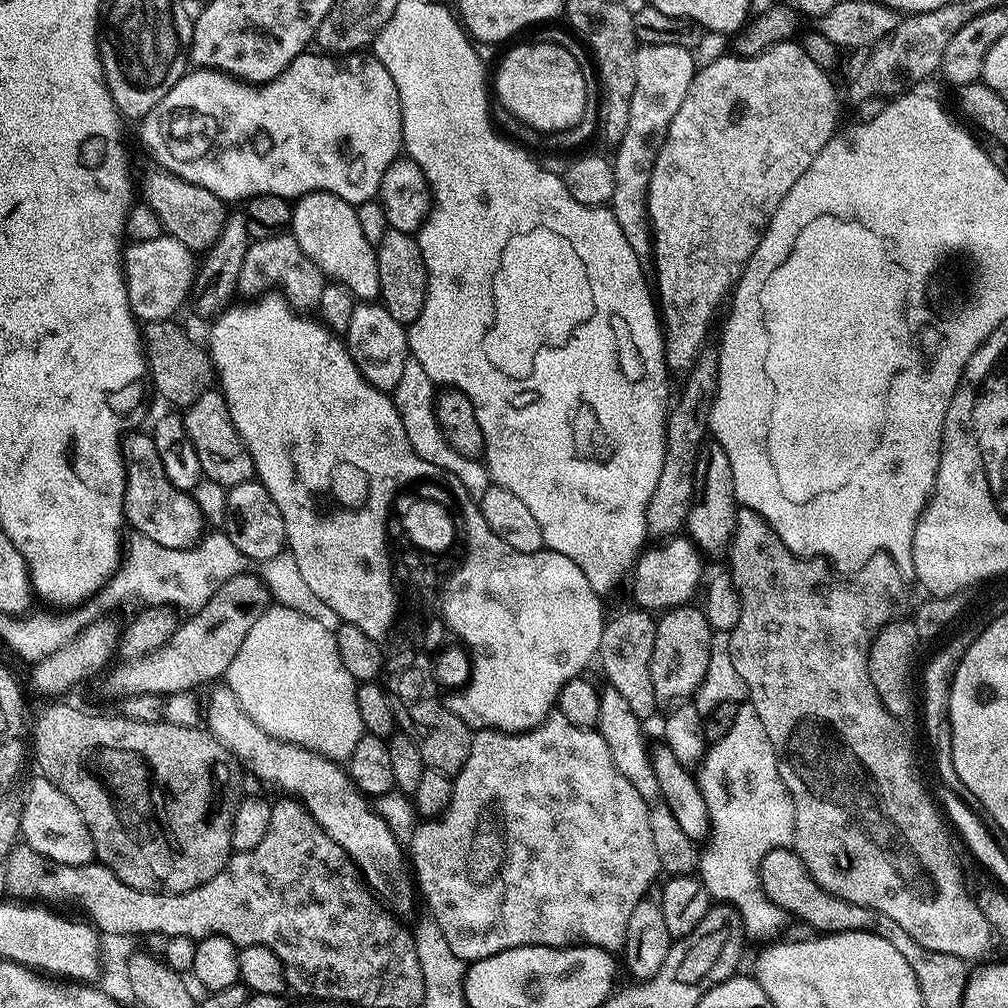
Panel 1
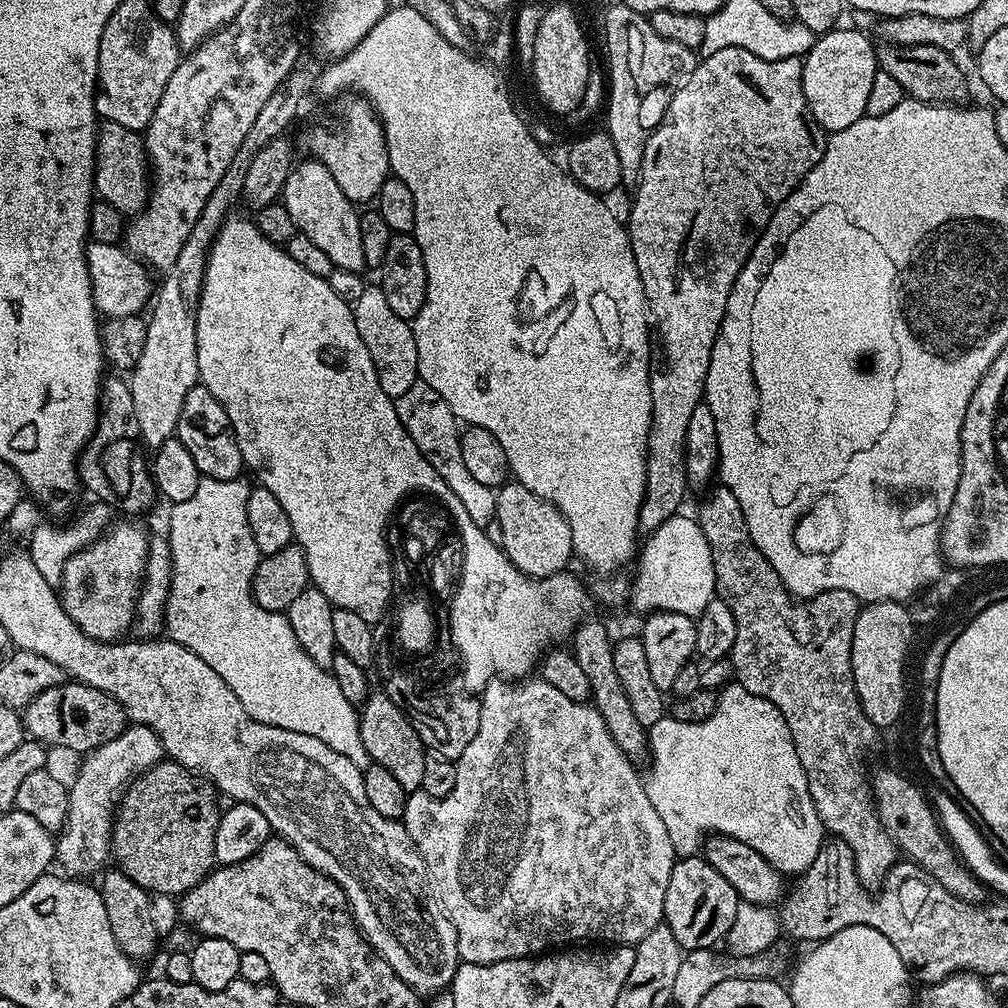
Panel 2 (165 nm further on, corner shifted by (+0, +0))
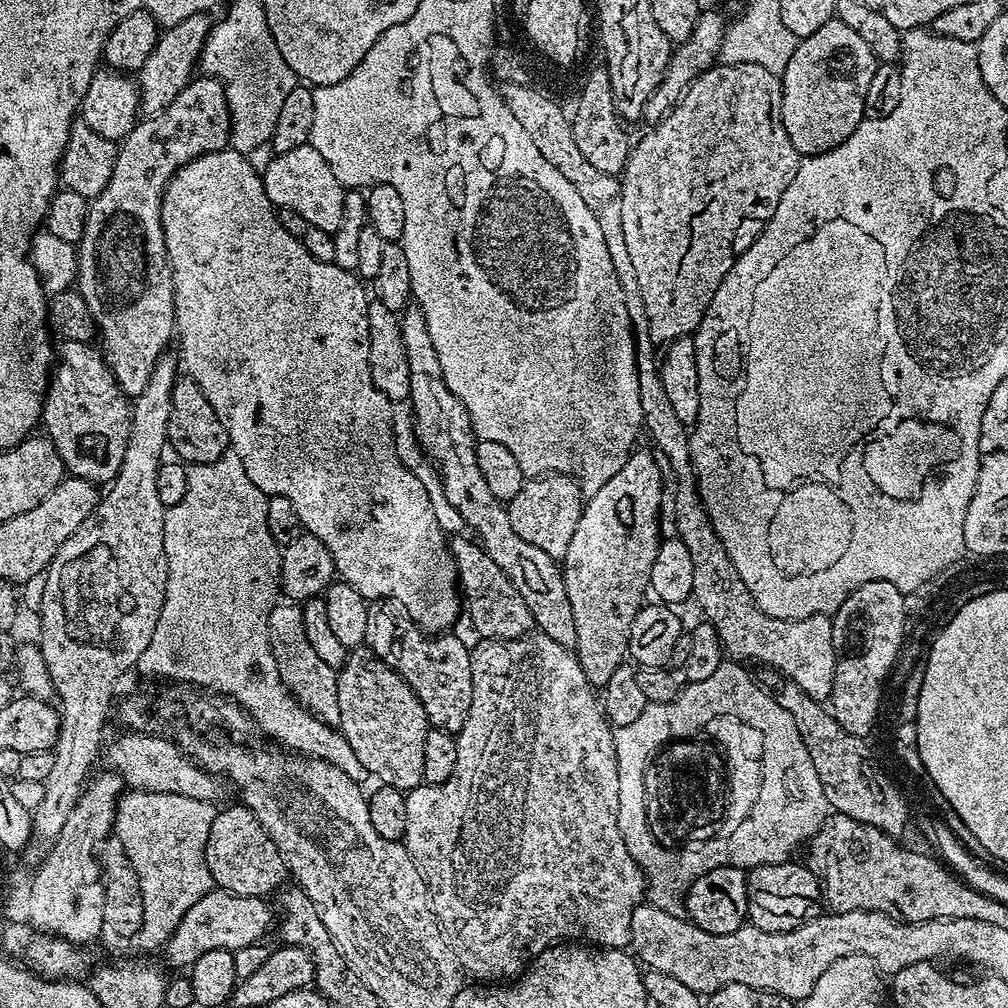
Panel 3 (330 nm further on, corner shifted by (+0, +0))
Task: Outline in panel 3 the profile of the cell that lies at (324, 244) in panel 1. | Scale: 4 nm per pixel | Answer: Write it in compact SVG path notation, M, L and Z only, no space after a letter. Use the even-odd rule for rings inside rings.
M311 142L285 153L275 153L268 169L263 169L264 189L270 202L280 210L294 210L302 214L306 222L318 230L337 233L344 224L344 195L346 189L338 182L330 162L314 150Z

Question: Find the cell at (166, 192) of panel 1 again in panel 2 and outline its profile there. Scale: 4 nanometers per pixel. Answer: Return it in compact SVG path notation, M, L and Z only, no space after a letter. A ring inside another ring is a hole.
M103 121L96 130L95 195L121 214L140 214L148 203L149 191L150 165L141 133L118 126L118 122Z

